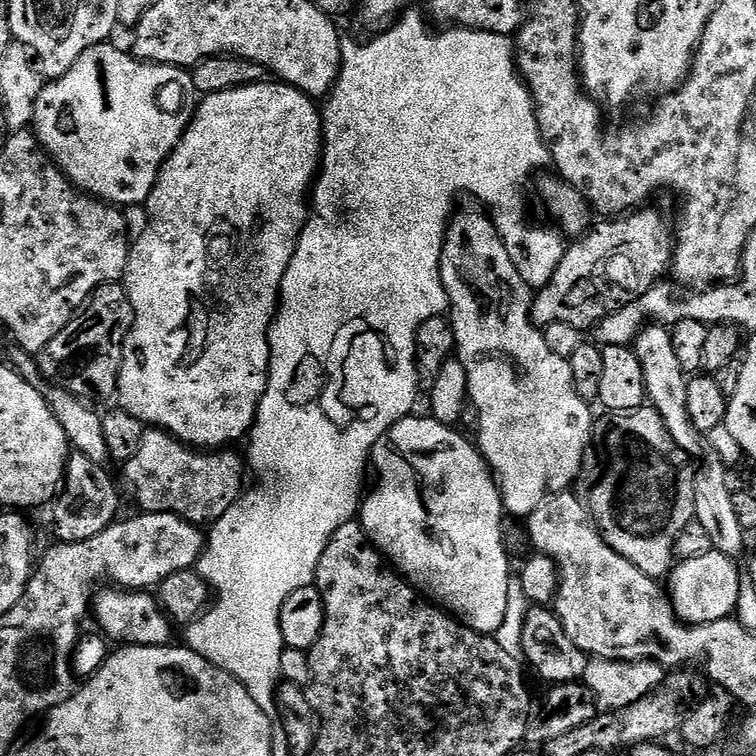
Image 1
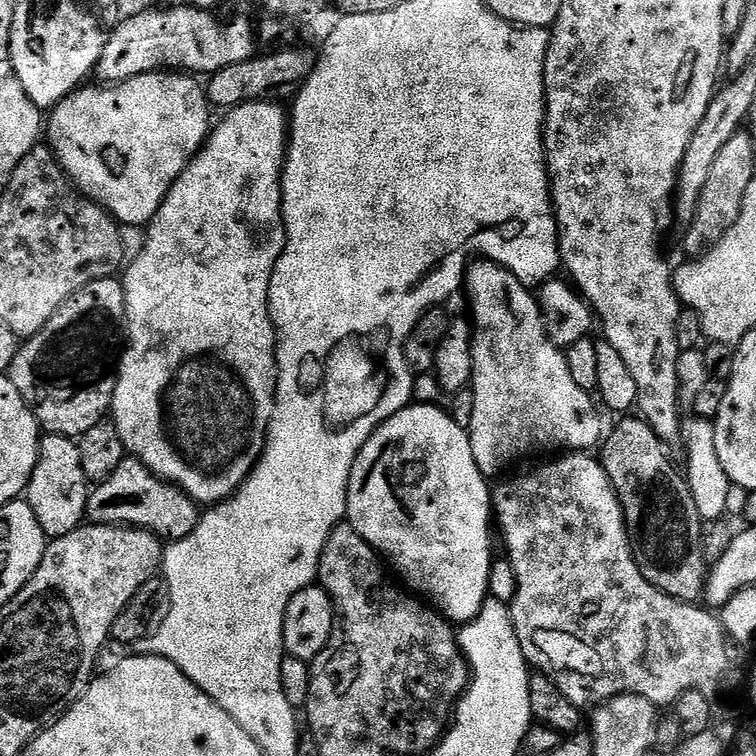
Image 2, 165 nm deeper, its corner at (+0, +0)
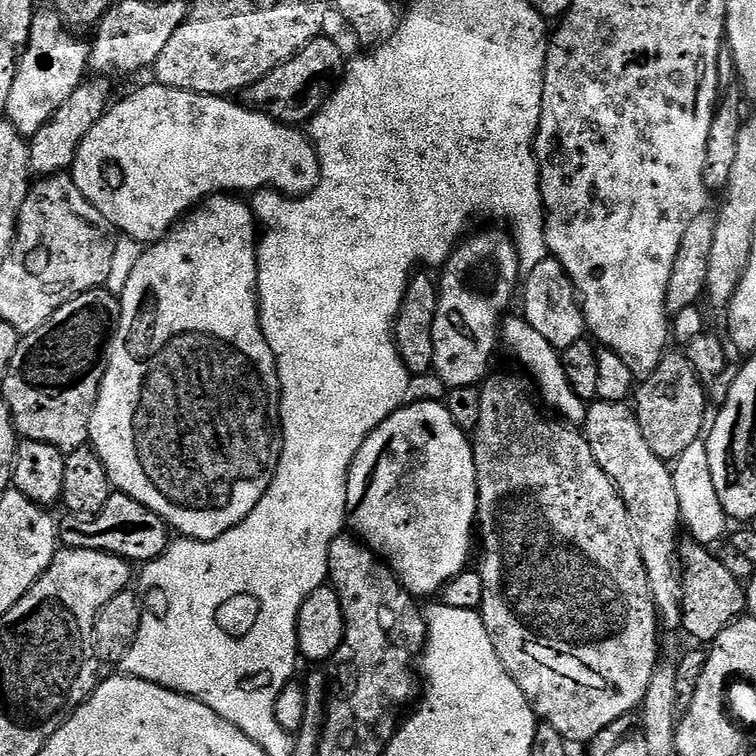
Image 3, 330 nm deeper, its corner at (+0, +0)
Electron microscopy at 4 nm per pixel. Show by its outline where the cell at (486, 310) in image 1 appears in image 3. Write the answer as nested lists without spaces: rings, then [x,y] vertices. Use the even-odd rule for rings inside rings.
[[[509,315],[502,324],[503,347],[505,344],[512,351],[513,358],[525,368],[521,369],[534,381],[538,396],[540,392],[539,399],[544,399],[559,419],[573,426],[583,425],[588,413],[588,404],[582,398],[578,398],[578,394],[574,394],[574,386],[570,386],[570,378],[566,378],[561,353],[554,346],[550,346],[550,342],[546,342],[542,334],[538,334],[538,330],[534,330],[534,326],[530,326],[530,322],[526,322],[523,315],[511,316]]]

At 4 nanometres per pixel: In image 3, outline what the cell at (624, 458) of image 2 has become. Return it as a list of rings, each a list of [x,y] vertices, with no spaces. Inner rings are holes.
[[[691,538],[680,541],[680,567],[684,577],[682,586],[682,618],[680,619],[683,631],[689,632],[696,640],[715,642],[718,634],[726,630],[734,621],[745,615],[748,606],[748,593],[745,585],[726,566],[722,566],[719,555],[712,556],[705,545],[699,544]]]

